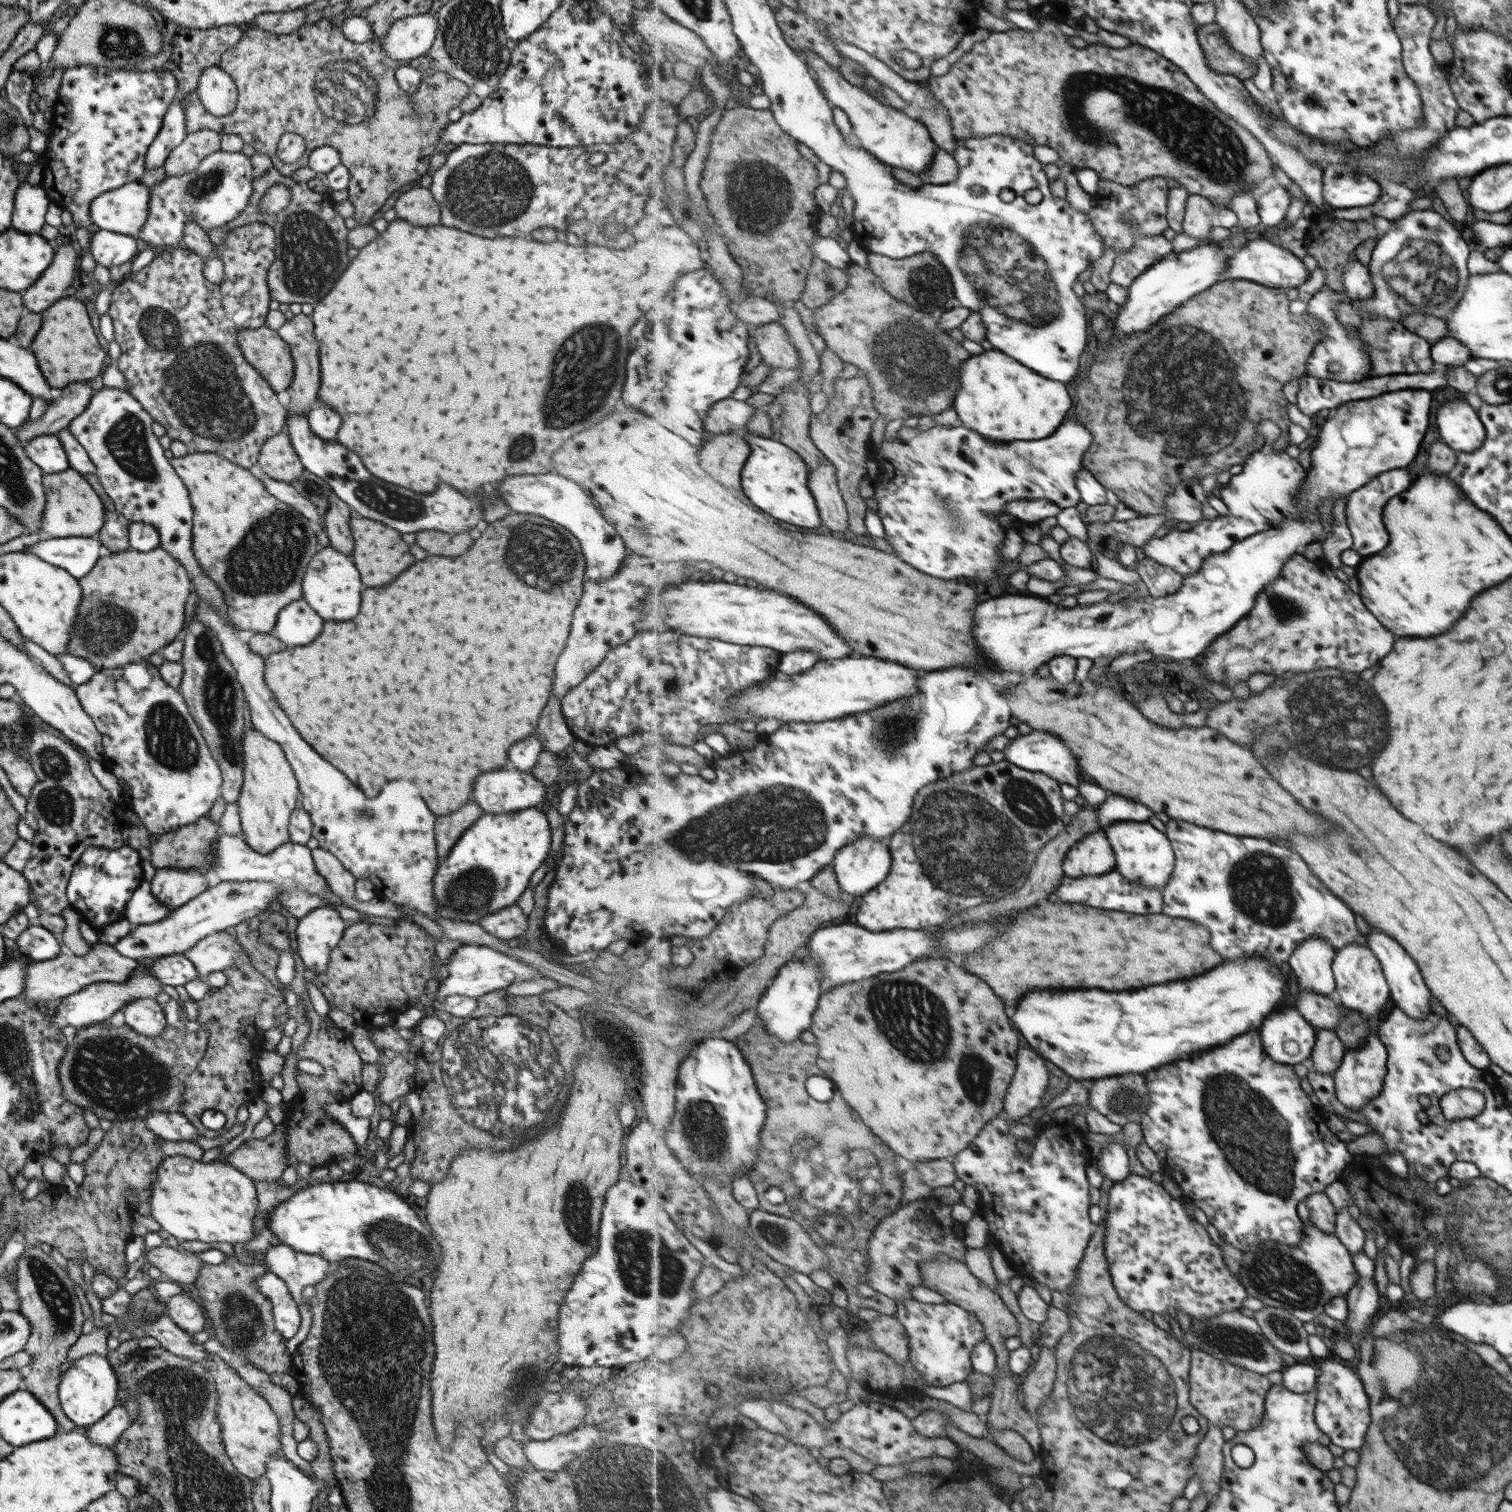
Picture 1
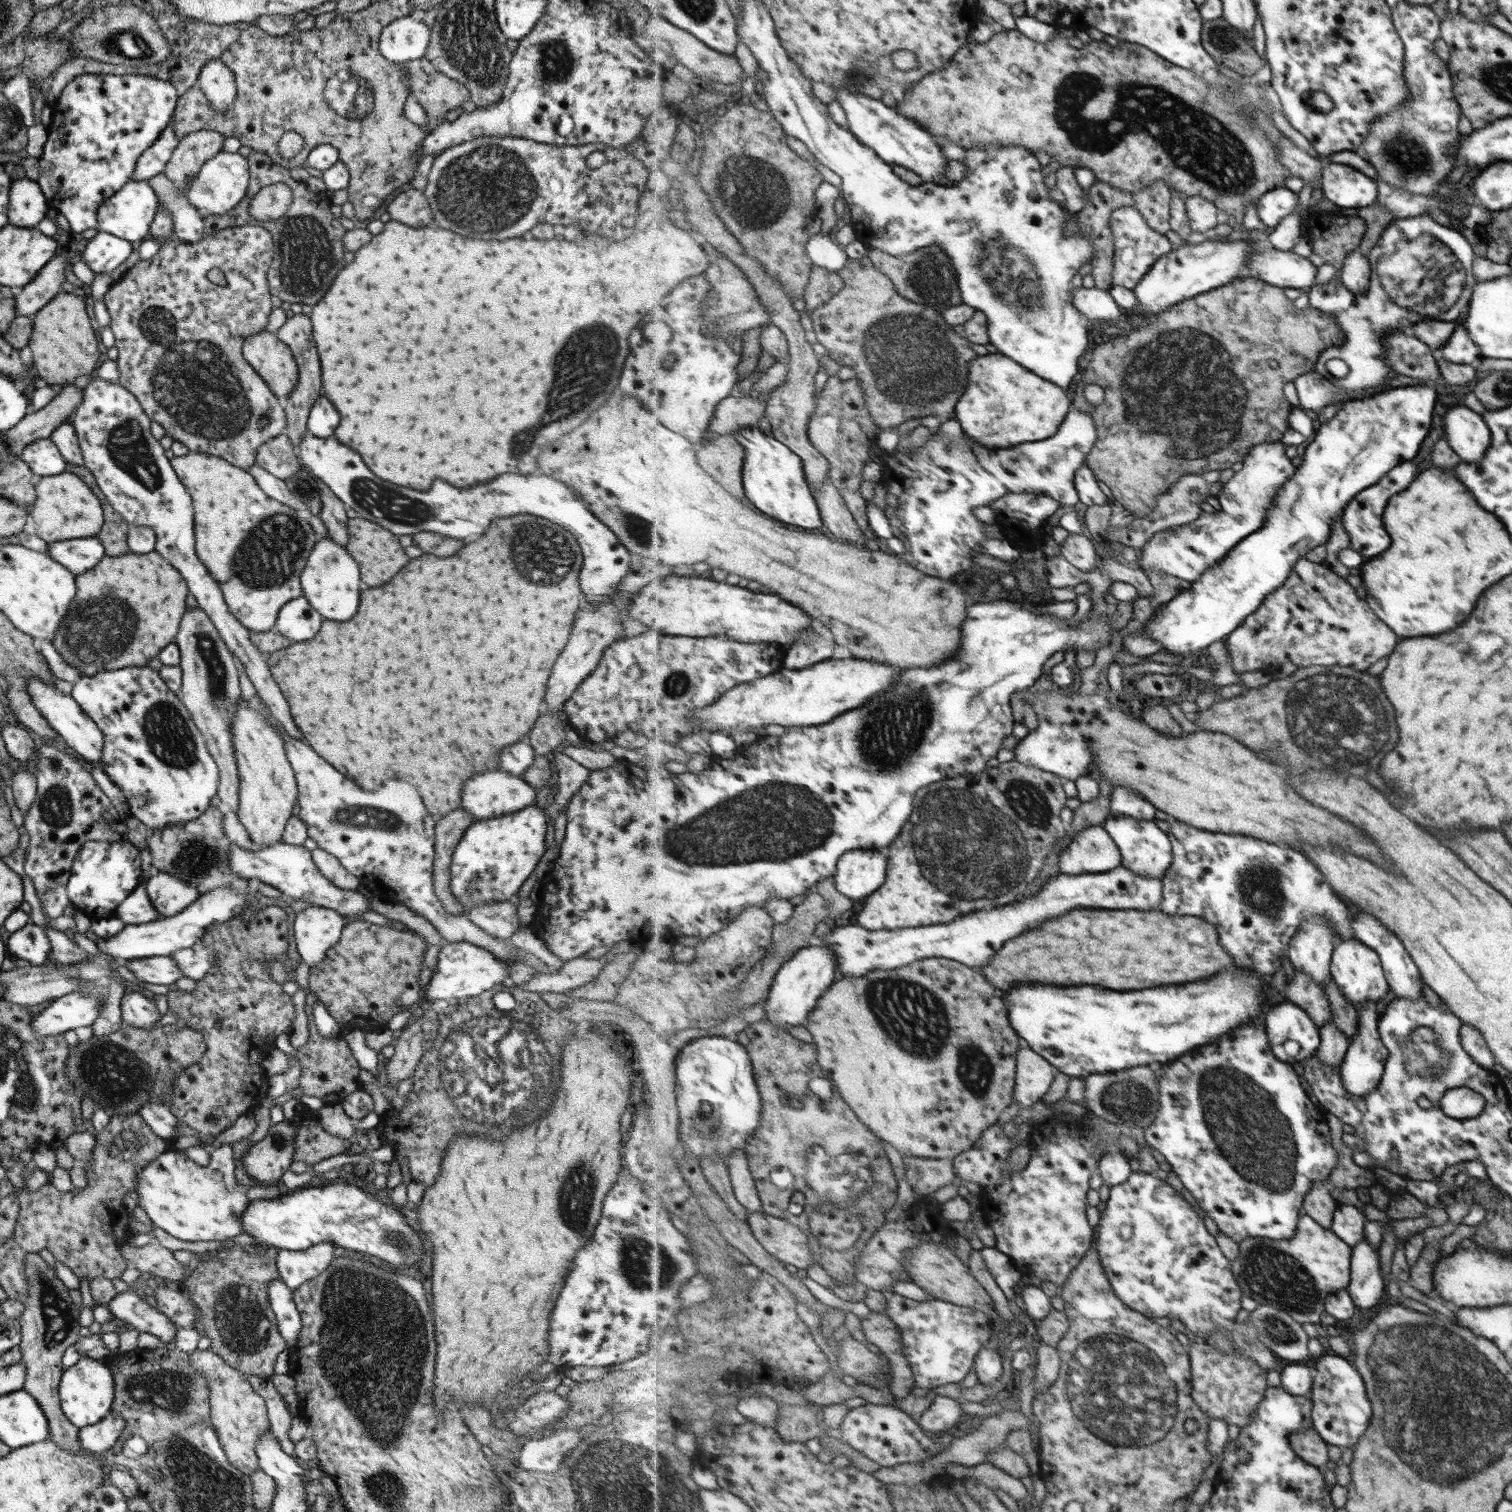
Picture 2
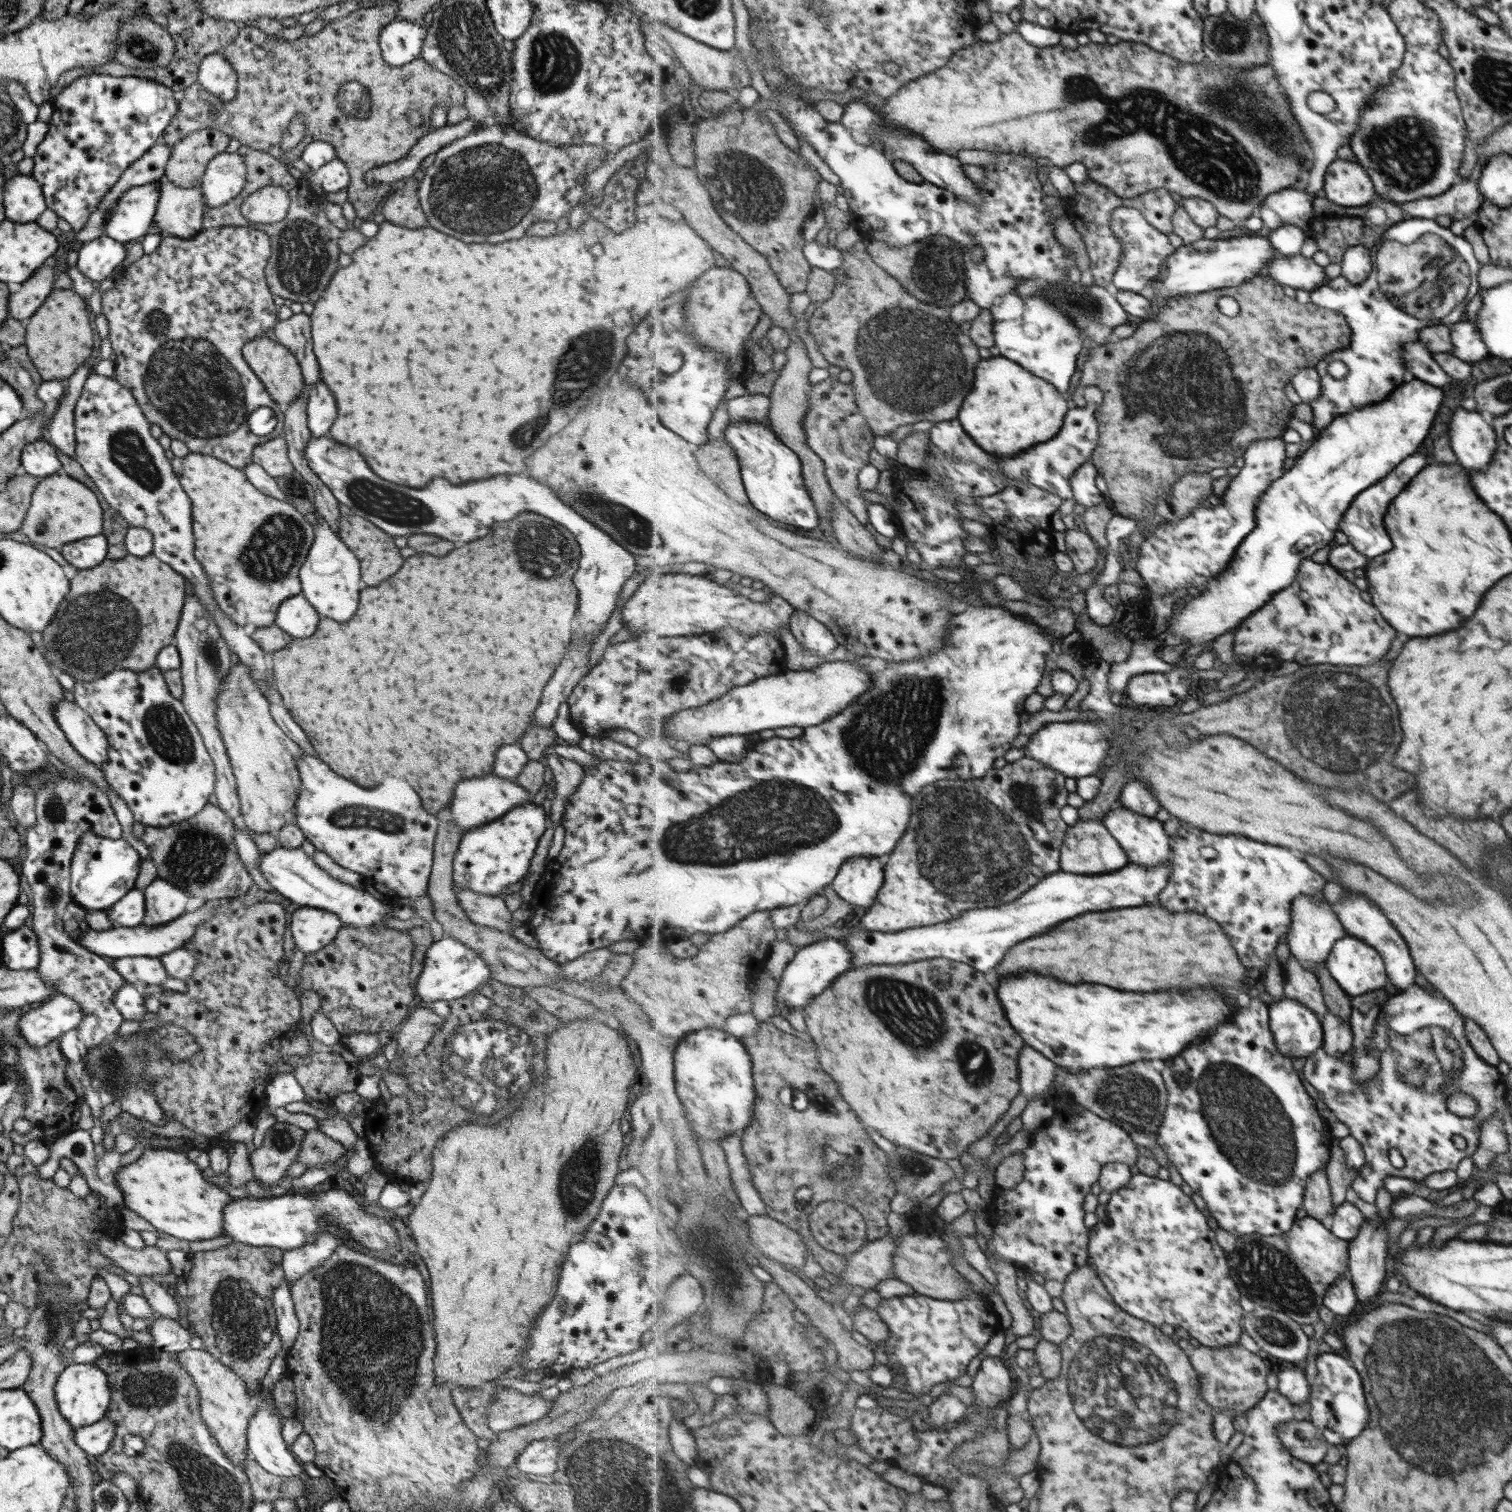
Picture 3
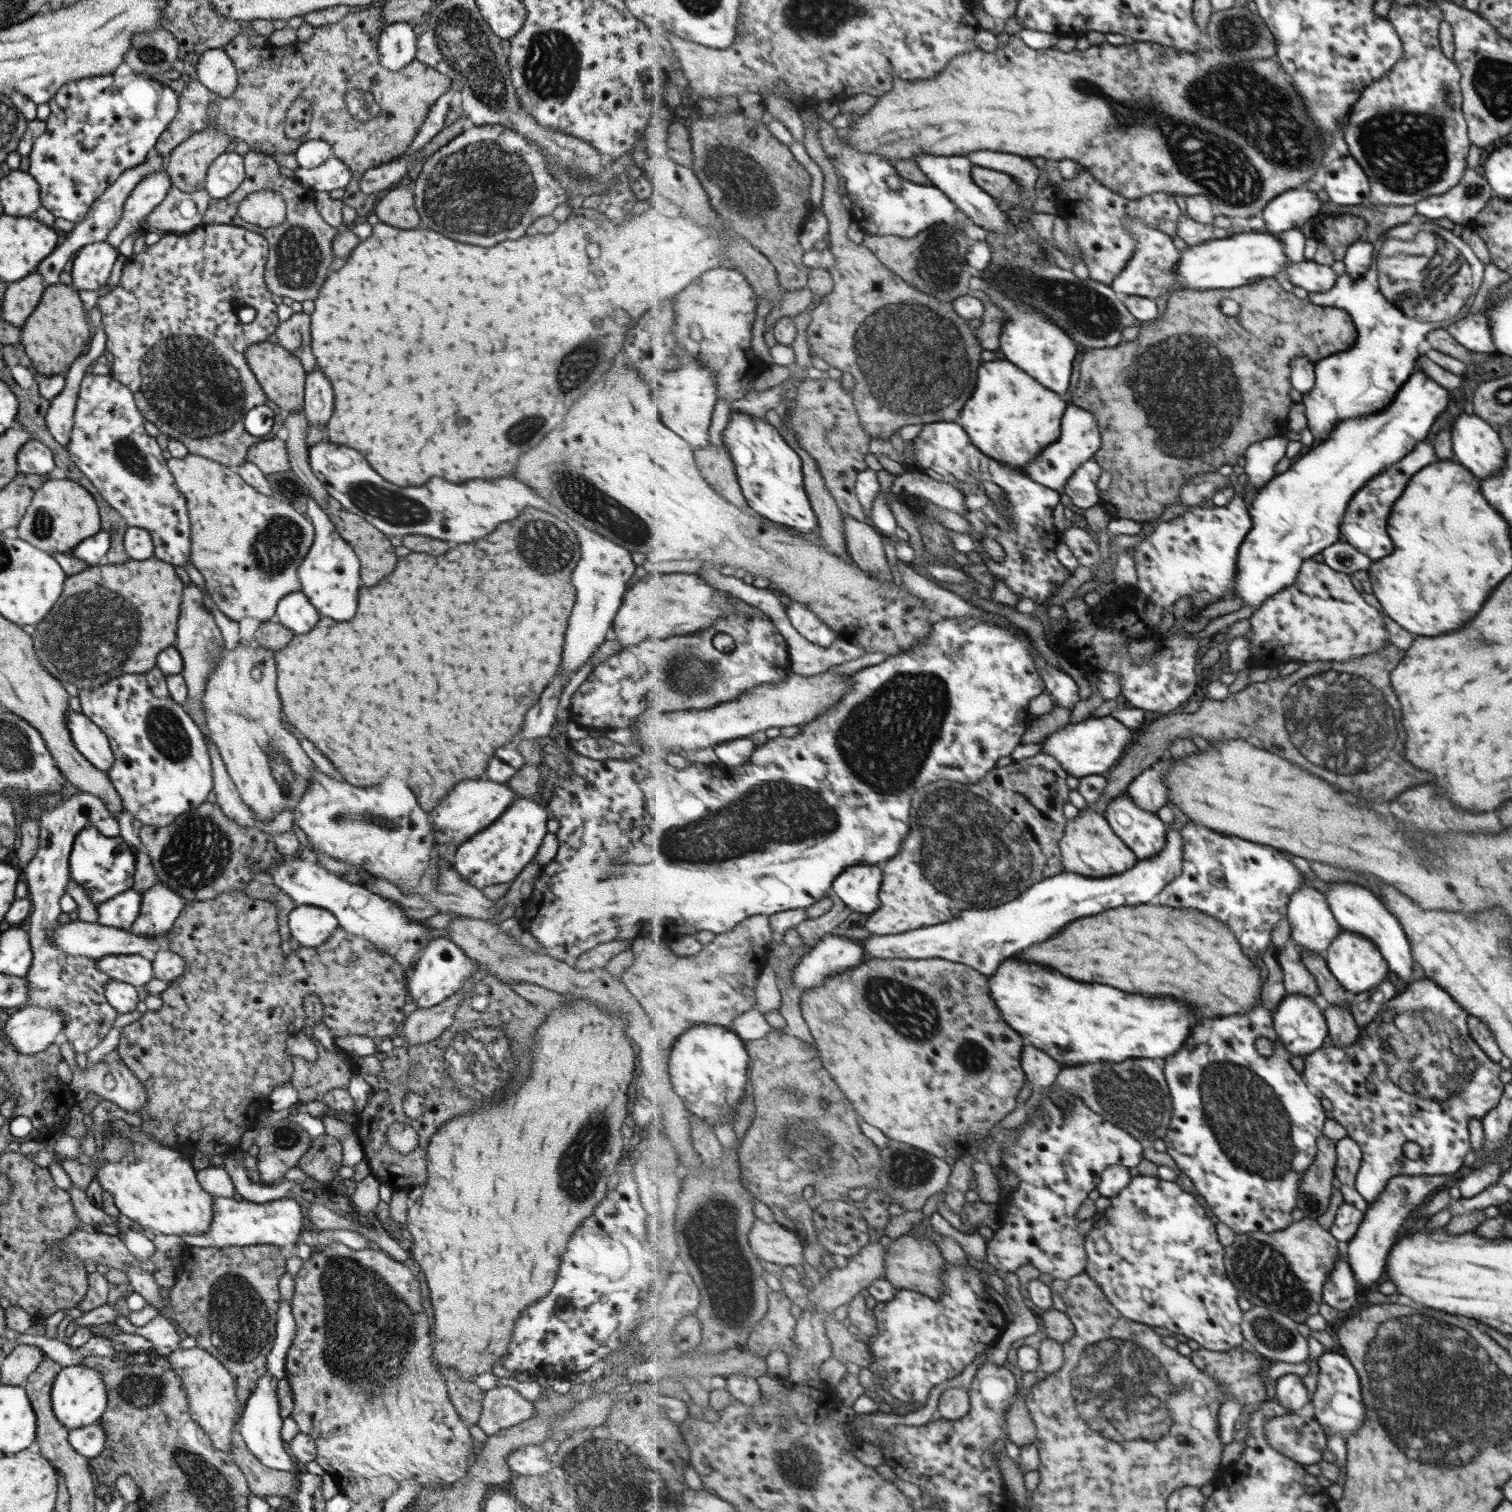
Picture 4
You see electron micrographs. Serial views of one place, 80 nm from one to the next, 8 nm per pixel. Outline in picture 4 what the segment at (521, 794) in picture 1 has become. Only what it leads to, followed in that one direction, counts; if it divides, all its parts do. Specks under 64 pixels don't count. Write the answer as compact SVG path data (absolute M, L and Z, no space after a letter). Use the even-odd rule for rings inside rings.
M464 780L460 782L448 796L441 800L440 804L430 812L432 820L432 830L435 844L443 842L449 844L453 842L458 845L469 838L472 838L477 832L484 830L488 825L494 823L504 810L516 799L521 798L507 784L490 782L476 782L476 780Z

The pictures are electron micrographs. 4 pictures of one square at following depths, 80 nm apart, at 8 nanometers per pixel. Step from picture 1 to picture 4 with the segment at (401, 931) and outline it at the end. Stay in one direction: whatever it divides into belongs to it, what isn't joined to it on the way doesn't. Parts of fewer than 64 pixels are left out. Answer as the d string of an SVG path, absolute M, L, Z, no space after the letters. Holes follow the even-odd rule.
M232 890L214 899L194 901L187 904L169 929L167 950L178 953L186 961L186 968L179 982L171 983L162 993L161 1001L153 1008L143 1013L138 1021L124 1026L118 1039L117 1054L125 1065L139 1078L147 1094L145 1107L139 1110L143 1123L141 1128L147 1135L154 1136L163 1146L177 1144L185 1155L191 1157L196 1152L202 1152L210 1159L221 1160L234 1153L240 1147L244 1133L257 1127L259 1115L271 1106L270 1093L281 1084L288 1082L292 1076L293 1064L291 1056L286 1052L286 1040L299 1033L305 1026L305 1010L303 999L309 994L316 994L323 1004L323 1022L328 1027L334 1039L354 1034L376 1038L394 1033L400 1023L404 1023L409 1012L409 994L407 993L407 975L389 954L382 952L363 936L356 936L344 928L338 927L322 943L314 948L298 947L285 954L280 947L281 936L278 934L278 909L267 900L249 897L244 891Z

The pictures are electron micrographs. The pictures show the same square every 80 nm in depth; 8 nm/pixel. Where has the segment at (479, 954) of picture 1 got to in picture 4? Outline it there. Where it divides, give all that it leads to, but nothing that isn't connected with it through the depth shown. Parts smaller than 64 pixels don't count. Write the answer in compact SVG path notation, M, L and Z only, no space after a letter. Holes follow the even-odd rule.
M448 937L433 939L430 944L420 952L419 959L415 962L412 974L407 976L407 993L409 1006L424 1011L430 1007L437 1007L452 993L467 983L471 974L477 969L470 957L454 941Z

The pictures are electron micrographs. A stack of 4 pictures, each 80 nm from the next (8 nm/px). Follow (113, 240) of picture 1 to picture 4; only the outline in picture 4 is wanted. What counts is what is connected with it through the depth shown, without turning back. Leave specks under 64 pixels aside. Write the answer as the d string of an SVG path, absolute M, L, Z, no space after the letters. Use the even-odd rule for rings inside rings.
M106 240L83 246L72 260L71 286L78 291L98 291L110 278L119 254Z

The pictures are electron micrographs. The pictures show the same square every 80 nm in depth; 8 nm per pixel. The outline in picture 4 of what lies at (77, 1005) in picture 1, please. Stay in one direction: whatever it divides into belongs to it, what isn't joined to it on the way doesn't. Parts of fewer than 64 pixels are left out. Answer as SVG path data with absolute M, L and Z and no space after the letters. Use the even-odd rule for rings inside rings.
M22 1006L4 1024L4 1036L20 1054L36 1054L58 1043L66 1024L61 1010Z

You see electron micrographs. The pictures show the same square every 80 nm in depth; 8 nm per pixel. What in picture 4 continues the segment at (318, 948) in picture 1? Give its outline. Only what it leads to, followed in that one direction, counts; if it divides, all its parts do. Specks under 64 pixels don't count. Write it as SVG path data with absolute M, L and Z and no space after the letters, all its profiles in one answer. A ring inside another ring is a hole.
M296 905L288 913L288 924L291 936L306 948L322 944L339 927L329 910L312 905Z

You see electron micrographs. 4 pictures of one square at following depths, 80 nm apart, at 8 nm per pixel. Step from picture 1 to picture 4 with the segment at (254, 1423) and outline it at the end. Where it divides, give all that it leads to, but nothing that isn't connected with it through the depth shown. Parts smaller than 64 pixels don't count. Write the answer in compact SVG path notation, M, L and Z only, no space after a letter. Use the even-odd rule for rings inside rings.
M200 1347L178 1348L169 1355L170 1365L180 1377L180 1382L186 1391L189 1412L194 1422L209 1436L212 1444L223 1452L231 1449L231 1434L238 1428L241 1412L237 1412L235 1380L228 1369Z

